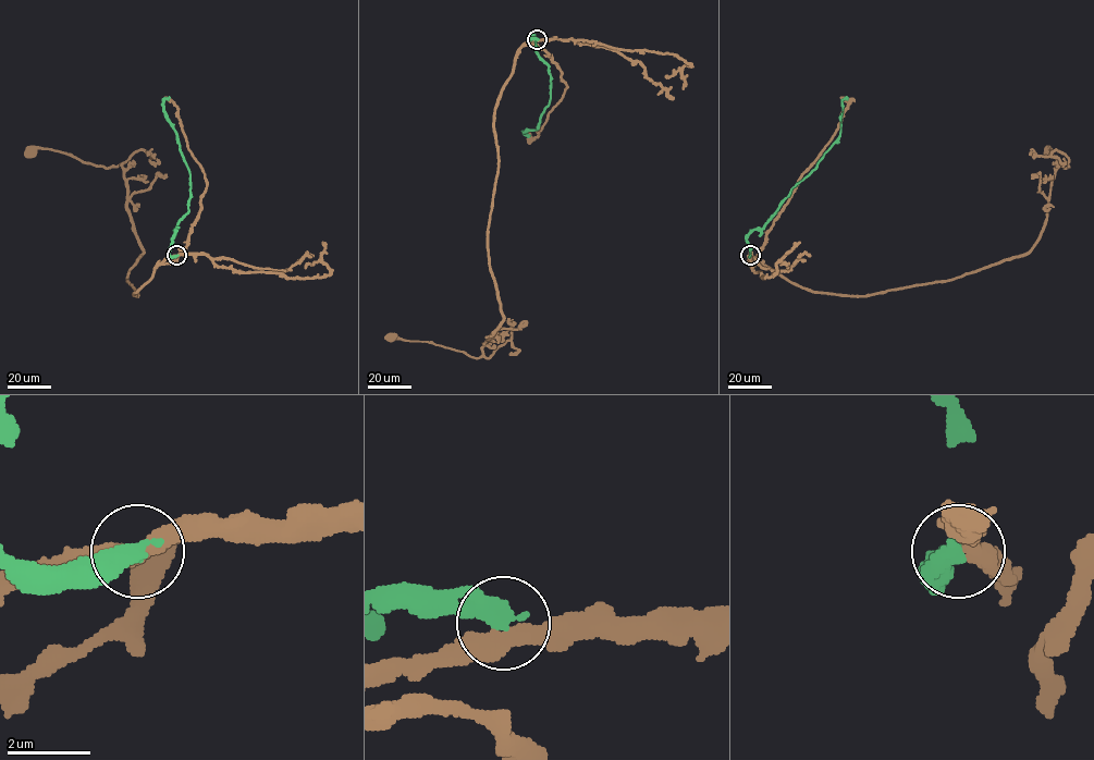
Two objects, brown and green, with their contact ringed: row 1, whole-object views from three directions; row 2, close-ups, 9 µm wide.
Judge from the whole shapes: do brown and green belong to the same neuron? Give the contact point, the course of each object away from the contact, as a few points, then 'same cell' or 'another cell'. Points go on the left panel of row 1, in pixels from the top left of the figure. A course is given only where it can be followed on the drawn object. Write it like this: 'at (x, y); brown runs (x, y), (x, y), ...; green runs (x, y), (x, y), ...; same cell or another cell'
at (176, 255); brown runs (177, 255), (156, 267), (134, 296), (127, 273), (144, 249), (122, 163), (107, 168), (31, 149); green runs (177, 255), (169, 253), (179, 221), (188, 211), (191, 181), (176, 135), (164, 110), (163, 100), (170, 97); another cell

